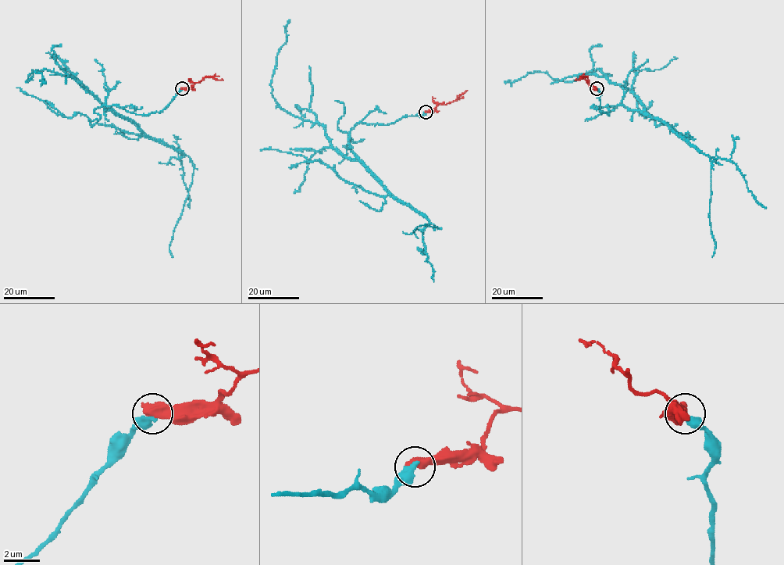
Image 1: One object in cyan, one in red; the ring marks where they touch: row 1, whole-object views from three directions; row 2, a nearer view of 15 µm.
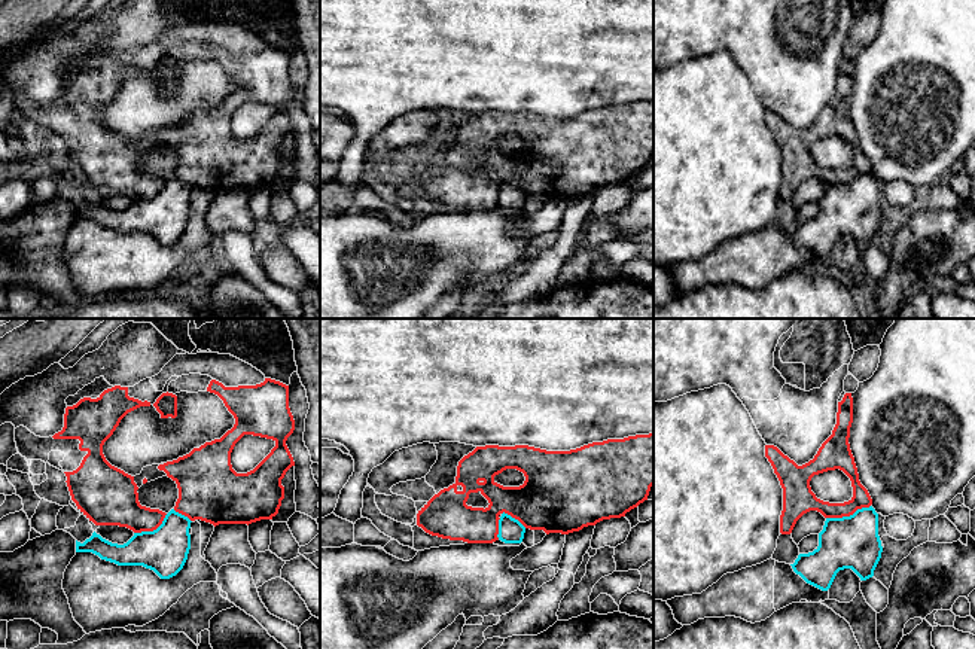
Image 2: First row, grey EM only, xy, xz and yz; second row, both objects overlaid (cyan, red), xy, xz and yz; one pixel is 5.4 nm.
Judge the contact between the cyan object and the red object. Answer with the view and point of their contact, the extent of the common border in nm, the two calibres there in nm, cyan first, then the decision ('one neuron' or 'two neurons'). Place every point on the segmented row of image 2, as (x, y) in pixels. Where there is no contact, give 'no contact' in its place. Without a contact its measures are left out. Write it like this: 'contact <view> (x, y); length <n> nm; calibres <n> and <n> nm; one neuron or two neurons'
contact yz (847, 517); length 260 nm; calibres 280 and 130 nm; two neurons

